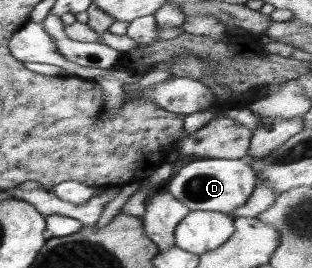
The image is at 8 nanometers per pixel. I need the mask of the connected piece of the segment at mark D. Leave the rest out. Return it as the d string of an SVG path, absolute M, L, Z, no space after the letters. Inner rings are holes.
M203 157L194 160L170 178L168 191L192 211L219 211L230 214L242 207L257 187L257 172L244 159L212 159Z

